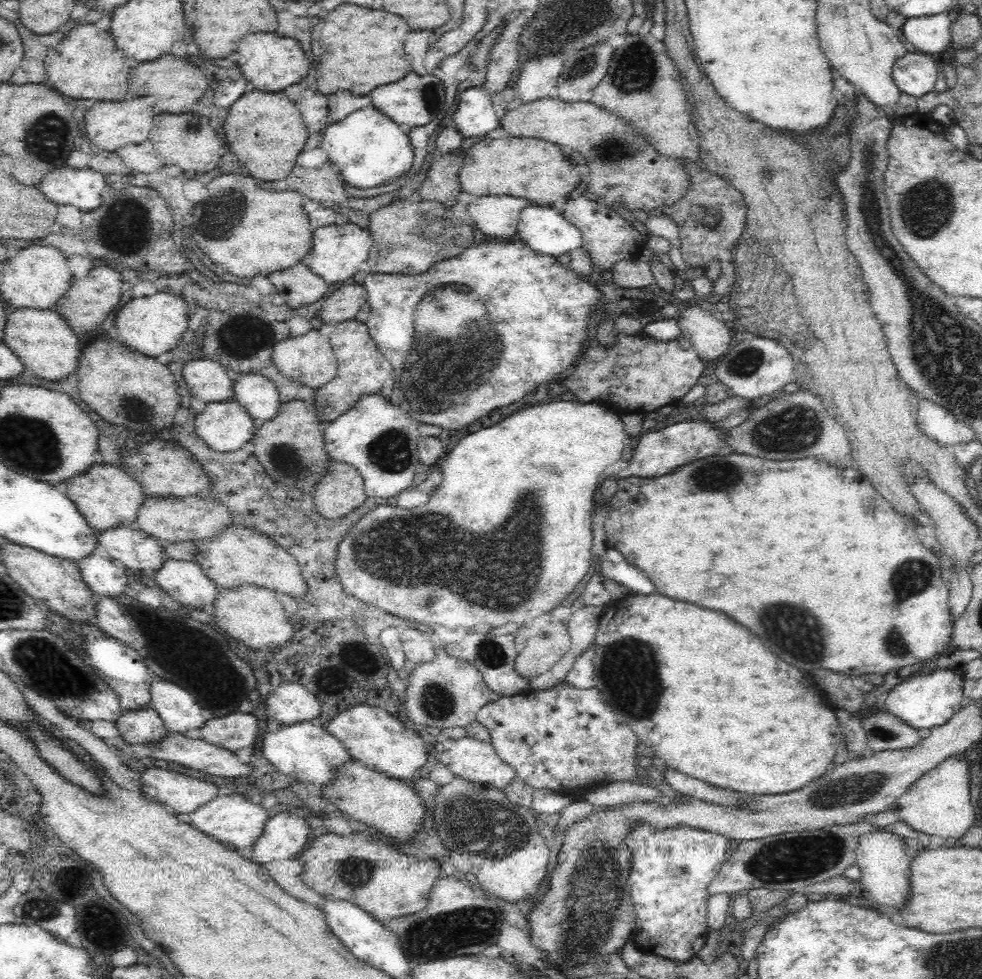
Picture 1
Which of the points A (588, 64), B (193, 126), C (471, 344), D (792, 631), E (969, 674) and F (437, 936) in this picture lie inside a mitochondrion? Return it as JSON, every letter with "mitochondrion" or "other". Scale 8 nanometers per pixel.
{"A":"mitochondrion","B":"other","C":"mitochondrion","D":"mitochondrion","E":"other","F":"mitochondrion"}

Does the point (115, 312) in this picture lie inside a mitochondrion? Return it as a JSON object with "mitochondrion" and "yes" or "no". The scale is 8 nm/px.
{"mitochondrion":"no"}

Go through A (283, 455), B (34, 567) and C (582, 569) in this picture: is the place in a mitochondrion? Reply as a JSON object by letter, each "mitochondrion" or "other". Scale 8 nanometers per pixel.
{"A":"mitochondrion","B":"other","C":"other"}

